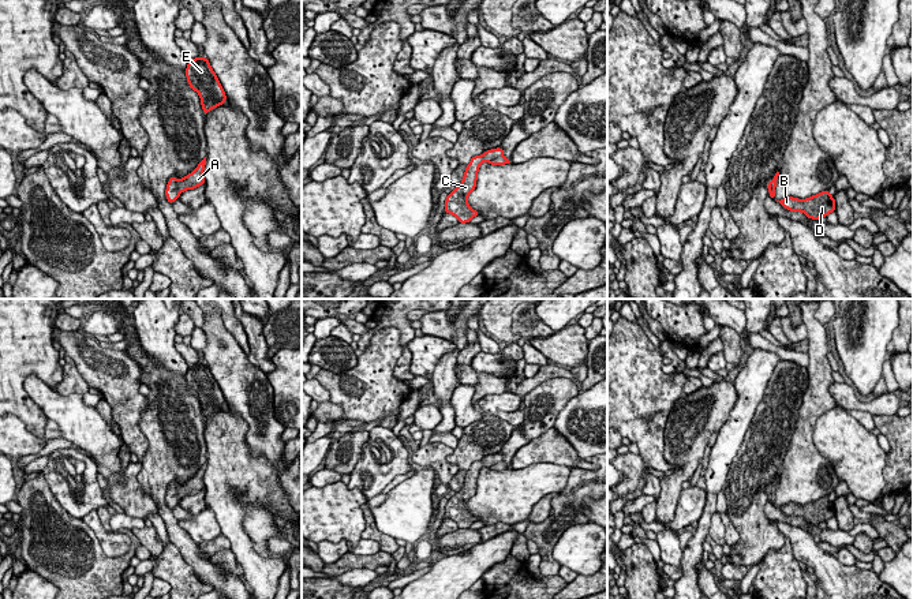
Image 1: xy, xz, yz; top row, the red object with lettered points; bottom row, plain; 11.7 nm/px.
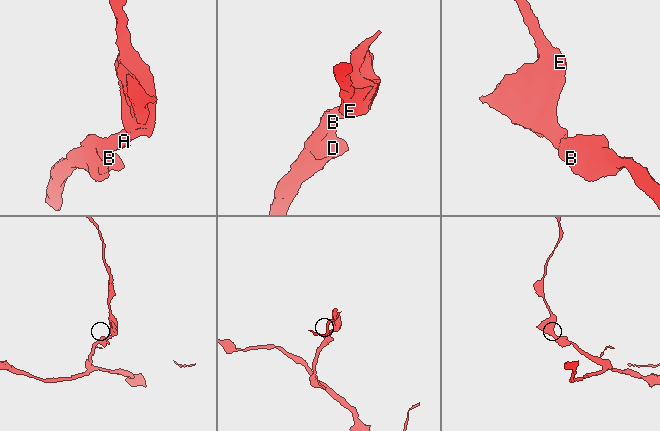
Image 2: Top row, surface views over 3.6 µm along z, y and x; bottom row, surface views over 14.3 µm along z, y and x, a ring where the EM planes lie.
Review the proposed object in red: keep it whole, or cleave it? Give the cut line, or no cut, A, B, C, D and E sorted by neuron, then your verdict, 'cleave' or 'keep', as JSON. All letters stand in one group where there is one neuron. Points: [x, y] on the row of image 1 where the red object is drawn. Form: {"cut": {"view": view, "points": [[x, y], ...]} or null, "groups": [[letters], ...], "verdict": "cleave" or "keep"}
{"cut": null, "groups": [["A", "B", "C", "D", "E"]], "verdict": "keep"}

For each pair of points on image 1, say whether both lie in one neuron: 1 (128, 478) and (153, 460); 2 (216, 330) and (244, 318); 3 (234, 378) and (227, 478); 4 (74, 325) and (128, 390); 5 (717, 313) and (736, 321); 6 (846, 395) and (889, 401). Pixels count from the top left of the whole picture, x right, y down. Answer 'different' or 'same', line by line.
1: different
2: different
3: different
4: different
5: same
6: same

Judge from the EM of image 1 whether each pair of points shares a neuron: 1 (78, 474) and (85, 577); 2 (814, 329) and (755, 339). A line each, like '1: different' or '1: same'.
1: different
2: different

